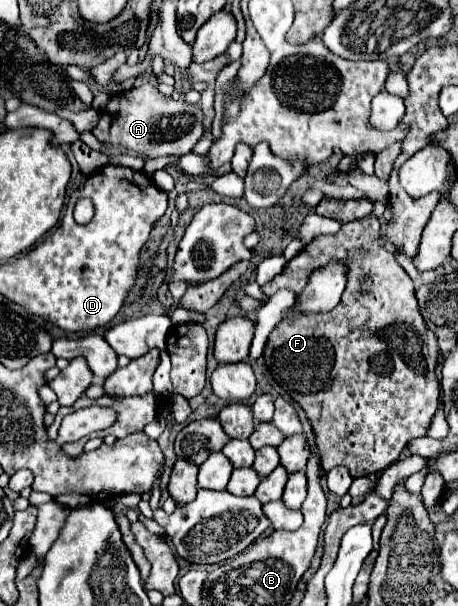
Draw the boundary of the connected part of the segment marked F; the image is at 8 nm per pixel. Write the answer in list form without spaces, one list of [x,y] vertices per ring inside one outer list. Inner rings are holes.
[[[376,216],[344,222],[336,234],[318,236],[316,240],[312,240],[298,256],[294,256],[284,266],[284,270],[276,278],[272,278],[268,284],[262,286],[262,292],[268,298],[280,288],[288,288],[298,296],[302,286],[308,284],[308,278],[316,268],[322,268],[330,262],[344,262],[348,267],[346,278],[348,282],[340,300],[340,304],[344,304],[342,306],[344,310],[340,310],[340,304],[334,310],[322,314],[306,314],[306,312],[296,312],[296,308],[292,308],[284,316],[282,324],[278,324],[270,332],[268,342],[264,346],[264,360],[274,380],[282,388],[286,388],[286,392],[306,412],[312,432],[316,436],[322,470],[328,472],[330,468],[344,464],[354,478],[366,476],[370,472],[382,472],[394,460],[398,460],[400,452],[410,440],[418,436],[426,436],[440,396],[440,384],[436,378],[436,358],[438,358],[436,338],[426,328],[424,318],[416,308],[418,302],[410,276],[396,262],[393,253],[386,252],[382,246],[378,246],[380,228],[382,224]],[[358,246],[366,246],[368,252],[360,254]],[[362,276],[370,276],[372,280],[372,289],[368,294],[360,294],[358,278]]]

